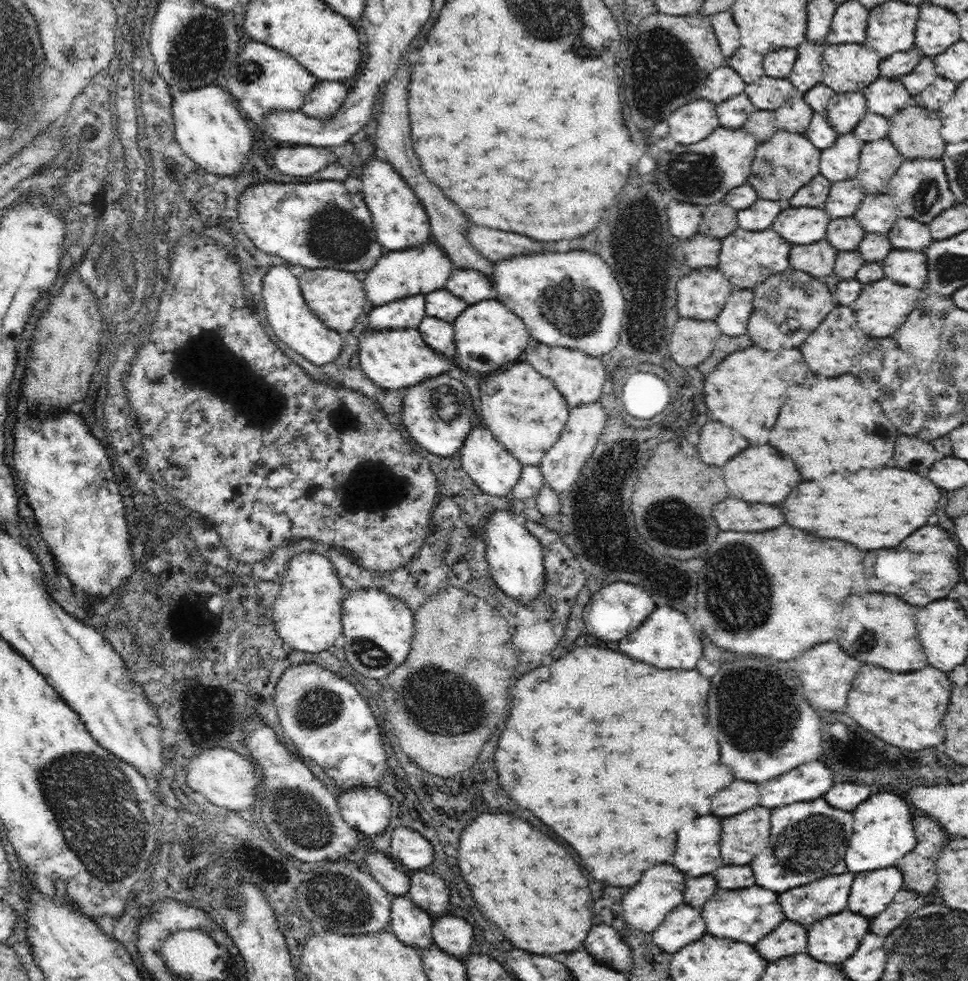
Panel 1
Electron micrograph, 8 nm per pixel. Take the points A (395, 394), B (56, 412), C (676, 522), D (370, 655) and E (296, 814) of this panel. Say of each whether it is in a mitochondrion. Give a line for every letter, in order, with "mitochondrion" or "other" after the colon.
A: other
B: other
C: mitochondrion
D: mitochondrion
E: mitochondrion

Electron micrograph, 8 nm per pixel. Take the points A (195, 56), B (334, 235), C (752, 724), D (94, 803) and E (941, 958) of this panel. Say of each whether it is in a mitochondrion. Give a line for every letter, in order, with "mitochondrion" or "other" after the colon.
A: mitochondrion
B: mitochondrion
C: mitochondrion
D: mitochondrion
E: mitochondrion

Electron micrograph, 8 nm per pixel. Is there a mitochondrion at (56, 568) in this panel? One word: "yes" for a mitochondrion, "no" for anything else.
no

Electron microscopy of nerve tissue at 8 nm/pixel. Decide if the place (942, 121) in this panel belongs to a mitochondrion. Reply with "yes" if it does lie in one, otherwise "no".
no

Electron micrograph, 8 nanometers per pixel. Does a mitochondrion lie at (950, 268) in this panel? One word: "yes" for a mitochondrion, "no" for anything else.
yes

